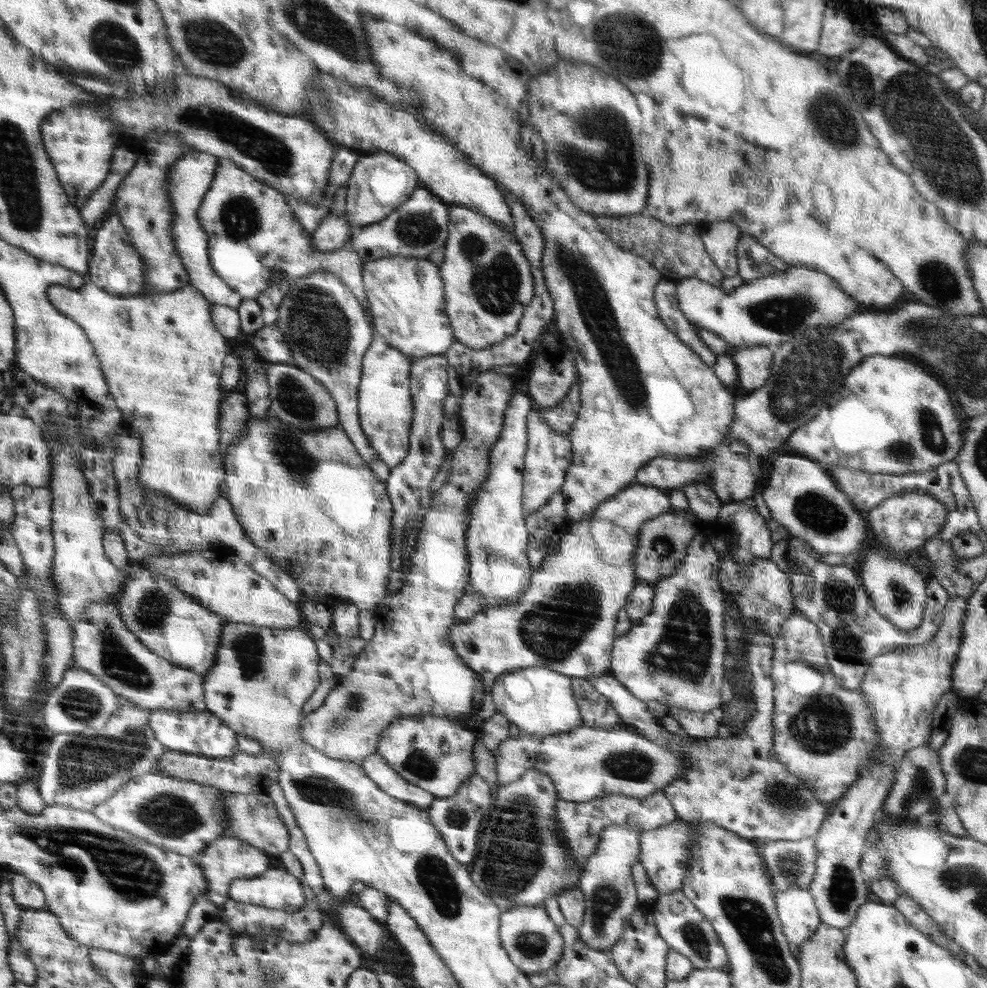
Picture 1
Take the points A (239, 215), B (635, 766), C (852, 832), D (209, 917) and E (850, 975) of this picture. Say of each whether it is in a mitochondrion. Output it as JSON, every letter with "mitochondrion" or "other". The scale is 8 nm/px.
{"A":"mitochondrion","B":"mitochondrion","C":"other","D":"other","E":"other"}

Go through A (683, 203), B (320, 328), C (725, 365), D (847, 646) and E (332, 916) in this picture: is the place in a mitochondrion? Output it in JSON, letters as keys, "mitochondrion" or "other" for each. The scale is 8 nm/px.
{"A":"other","B":"mitochondrion","C":"other","D":"mitochondrion","E":"other"}

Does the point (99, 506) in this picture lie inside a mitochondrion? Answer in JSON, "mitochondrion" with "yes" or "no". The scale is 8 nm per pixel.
{"mitochondrion":"no"}

